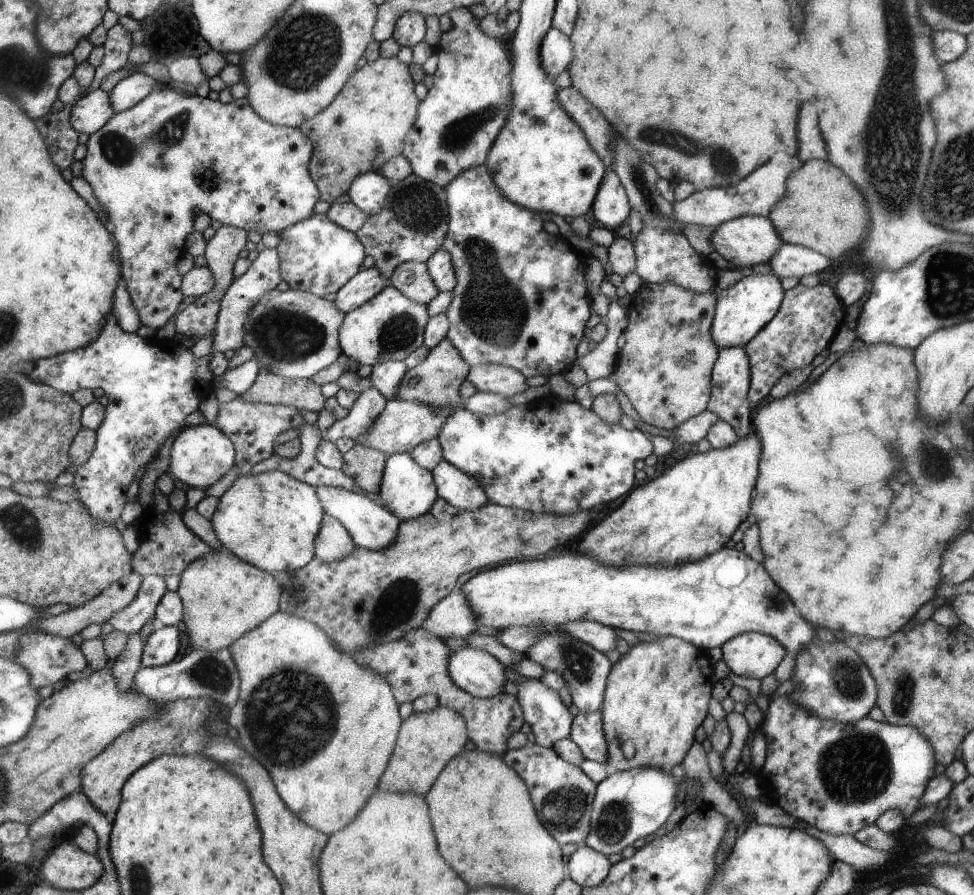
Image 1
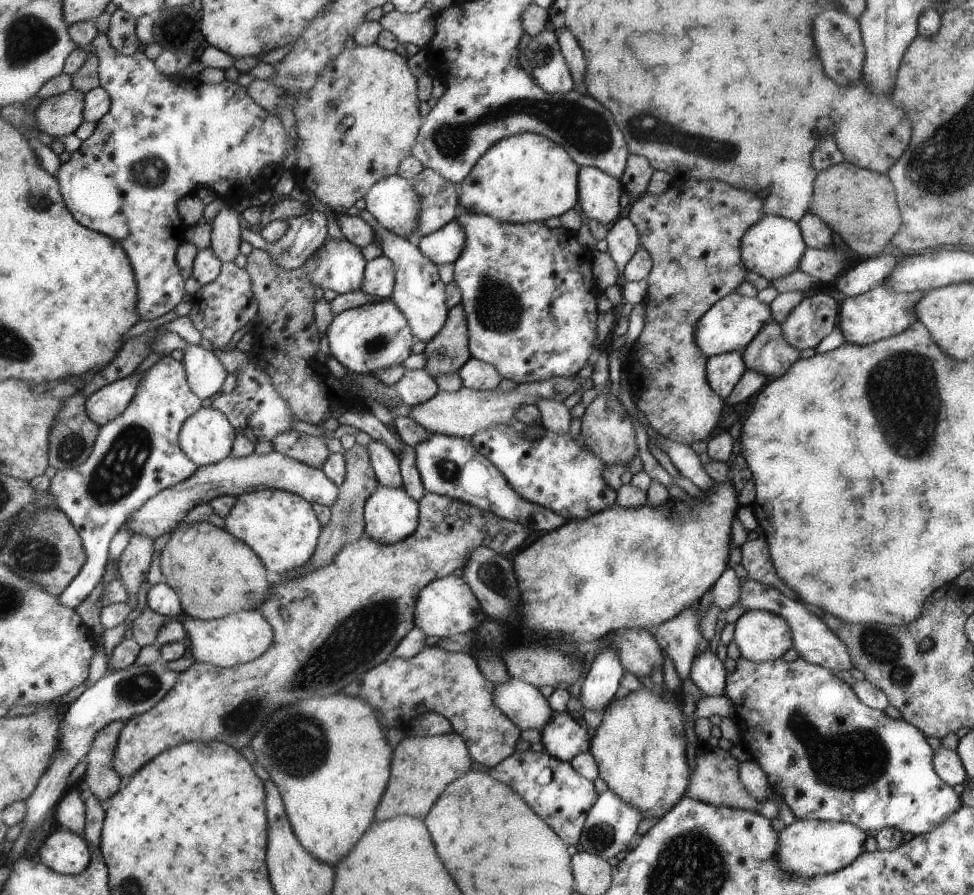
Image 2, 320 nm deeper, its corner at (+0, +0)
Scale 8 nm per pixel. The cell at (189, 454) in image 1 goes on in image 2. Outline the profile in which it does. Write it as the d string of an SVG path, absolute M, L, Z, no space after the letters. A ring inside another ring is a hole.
M215 408L198 410L185 421L180 432L181 448L200 467L221 462L232 454L238 430L230 418Z

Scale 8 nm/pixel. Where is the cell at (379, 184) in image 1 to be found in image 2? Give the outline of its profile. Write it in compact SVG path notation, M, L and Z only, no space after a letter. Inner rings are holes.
M397 174L378 180L369 188L363 199L366 204L365 209L371 213L371 216L375 217L375 220L385 231L407 239L410 233L416 230L419 220L420 200L410 180Z

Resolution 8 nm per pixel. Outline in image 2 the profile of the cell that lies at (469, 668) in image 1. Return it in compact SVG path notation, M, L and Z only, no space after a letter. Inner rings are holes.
M509 677L507 682L494 685L494 700L496 707L522 729L536 728L541 732L542 728L552 718L553 710L548 704L548 700L539 693L539 689L536 689L532 684L521 682L513 677Z

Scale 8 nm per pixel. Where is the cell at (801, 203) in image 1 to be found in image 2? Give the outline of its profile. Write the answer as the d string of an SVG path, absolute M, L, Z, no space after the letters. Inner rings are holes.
M844 160L815 175L808 204L809 211L838 234L859 259L881 254L885 244L901 226L901 213L890 177L886 173L856 167Z

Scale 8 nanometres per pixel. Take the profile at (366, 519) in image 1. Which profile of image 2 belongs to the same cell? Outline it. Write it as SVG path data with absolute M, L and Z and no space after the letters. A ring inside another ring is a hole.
M273 451L266 455L255 452L243 458L229 455L221 462L199 467L191 478L158 492L130 516L130 520L126 522L125 526L130 526L134 533L147 535L154 539L161 538L163 534L175 530L179 523L185 520L189 511L200 504L210 503L213 499L223 495L238 497L263 489L283 489L303 497L303 500L312 505L317 503L329 508L338 496L338 485L329 480L321 469L303 464L280 452Z

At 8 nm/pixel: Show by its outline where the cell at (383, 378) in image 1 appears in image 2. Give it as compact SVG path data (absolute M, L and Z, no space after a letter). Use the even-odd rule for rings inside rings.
M407 369L393 386L400 399L409 406L429 400L438 390L437 382L425 369Z

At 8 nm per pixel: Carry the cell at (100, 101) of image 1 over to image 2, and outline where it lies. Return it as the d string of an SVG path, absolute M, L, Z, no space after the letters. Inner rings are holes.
M71 87L63 94L46 98L34 114L40 130L55 139L73 134L85 122L85 95Z

